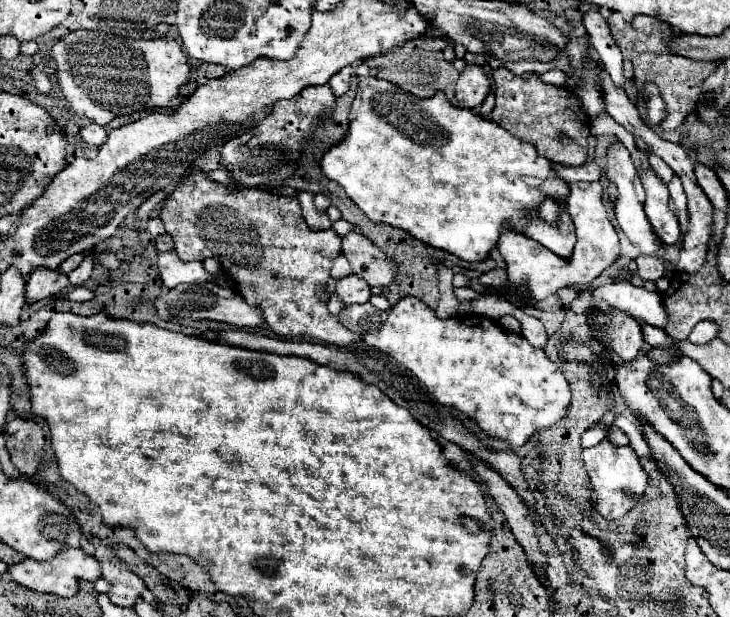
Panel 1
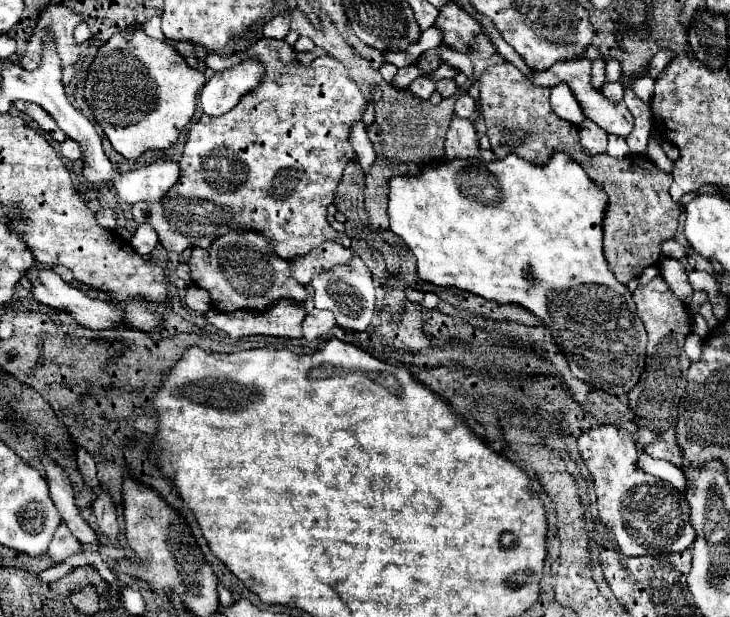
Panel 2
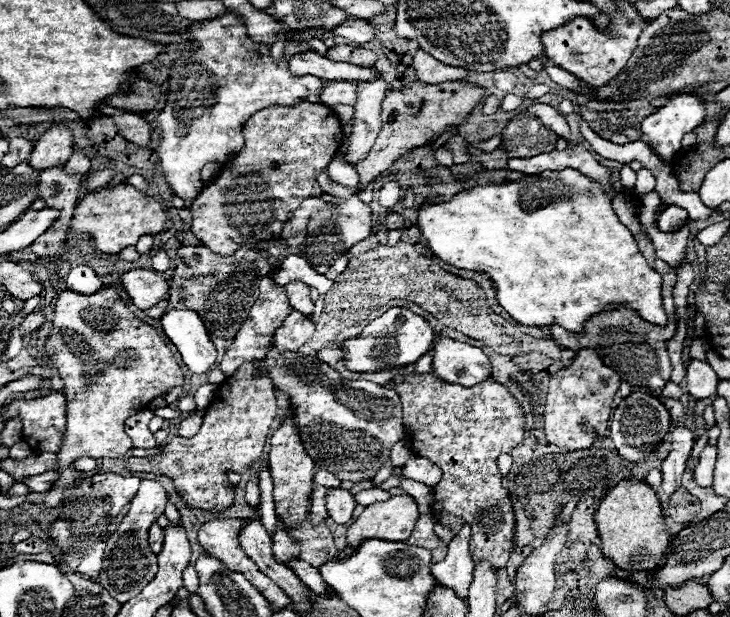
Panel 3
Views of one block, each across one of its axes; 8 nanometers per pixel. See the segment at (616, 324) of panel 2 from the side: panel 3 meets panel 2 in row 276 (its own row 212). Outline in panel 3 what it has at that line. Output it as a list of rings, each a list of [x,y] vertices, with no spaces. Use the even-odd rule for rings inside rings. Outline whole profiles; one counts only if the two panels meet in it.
[[[564,168],[564,170],[550,170],[550,172],[542,172],[542,174],[532,174],[526,176],[520,182],[508,182],[502,186],[476,186],[468,192],[460,192],[456,194],[450,202],[442,202],[442,204],[422,204],[420,208],[420,230],[424,234],[424,238],[428,240],[432,252],[442,258],[444,262],[458,266],[458,268],[466,268],[466,270],[474,270],[474,272],[486,272],[494,282],[496,282],[496,292],[498,292],[498,302],[500,306],[520,324],[524,326],[552,326],[558,324],[570,332],[578,332],[584,330],[584,322],[588,322],[594,314],[600,314],[602,310],[610,310],[608,306],[630,306],[630,310],[636,310],[640,314],[640,318],[646,318],[646,322],[652,322],[656,326],[666,326],[668,324],[668,314],[662,308],[662,296],[660,296],[660,288],[662,288],[662,276],[648,266],[646,258],[642,256],[634,236],[630,234],[630,230],[618,220],[618,216],[612,210],[612,194],[606,192],[604,186],[600,186],[598,182],[586,178],[582,172],[574,170],[574,168]]]

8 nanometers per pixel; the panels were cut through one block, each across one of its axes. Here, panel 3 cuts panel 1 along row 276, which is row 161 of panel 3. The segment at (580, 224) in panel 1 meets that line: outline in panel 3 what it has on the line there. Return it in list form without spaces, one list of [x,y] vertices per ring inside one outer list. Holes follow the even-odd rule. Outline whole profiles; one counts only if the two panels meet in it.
[[[574,144],[566,150],[554,150],[548,154],[538,154],[534,158],[510,158],[508,170],[522,172],[522,174],[540,174],[546,170],[562,170],[562,168],[576,168],[588,178],[598,180],[602,186],[610,186],[608,168],[598,164],[584,146]]]

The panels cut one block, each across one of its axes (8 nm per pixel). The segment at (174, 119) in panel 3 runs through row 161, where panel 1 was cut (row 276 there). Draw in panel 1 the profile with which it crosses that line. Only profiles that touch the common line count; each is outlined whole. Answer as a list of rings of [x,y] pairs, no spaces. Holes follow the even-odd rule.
[[[170,250],[170,252],[158,252],[158,272],[160,272],[160,278],[162,278],[162,282],[164,282],[166,288],[176,288],[178,284],[184,284],[184,282],[188,282],[188,284],[214,282],[214,284],[228,284],[228,286],[232,288],[230,280],[226,282],[226,280],[222,280],[220,276],[208,274],[208,270],[204,268],[204,264],[202,264],[200,260],[194,260],[194,262],[182,262],[174,250]]]

